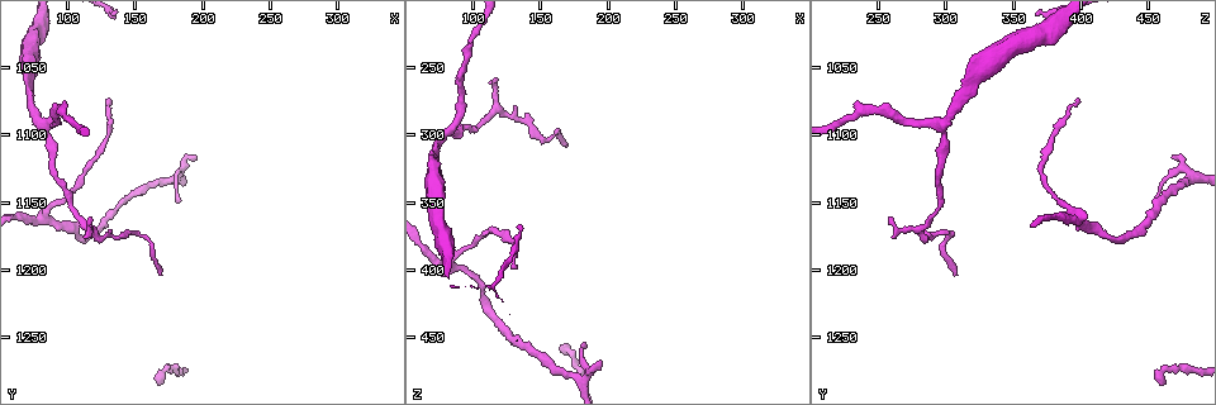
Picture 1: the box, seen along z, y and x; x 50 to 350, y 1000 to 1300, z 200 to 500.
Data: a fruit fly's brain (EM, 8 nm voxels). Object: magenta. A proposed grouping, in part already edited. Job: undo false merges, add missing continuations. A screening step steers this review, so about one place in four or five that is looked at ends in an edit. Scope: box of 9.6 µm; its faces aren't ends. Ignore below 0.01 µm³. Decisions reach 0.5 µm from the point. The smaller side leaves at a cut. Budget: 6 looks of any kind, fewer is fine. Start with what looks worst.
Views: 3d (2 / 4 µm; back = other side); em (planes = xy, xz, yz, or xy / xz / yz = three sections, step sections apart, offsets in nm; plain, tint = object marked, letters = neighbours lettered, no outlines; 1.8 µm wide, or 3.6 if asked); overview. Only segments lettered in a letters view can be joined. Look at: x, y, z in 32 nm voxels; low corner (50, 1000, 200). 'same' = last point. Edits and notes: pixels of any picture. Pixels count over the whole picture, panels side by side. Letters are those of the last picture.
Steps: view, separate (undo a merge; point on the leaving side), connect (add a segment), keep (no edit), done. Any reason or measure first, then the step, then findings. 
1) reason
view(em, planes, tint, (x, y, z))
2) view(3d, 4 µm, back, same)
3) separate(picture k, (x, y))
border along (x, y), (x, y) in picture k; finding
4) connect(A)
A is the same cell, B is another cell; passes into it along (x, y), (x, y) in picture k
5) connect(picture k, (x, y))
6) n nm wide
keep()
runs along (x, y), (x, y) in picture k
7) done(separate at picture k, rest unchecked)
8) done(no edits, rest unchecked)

view(3d, 2 µm, (82, 1164, 398))

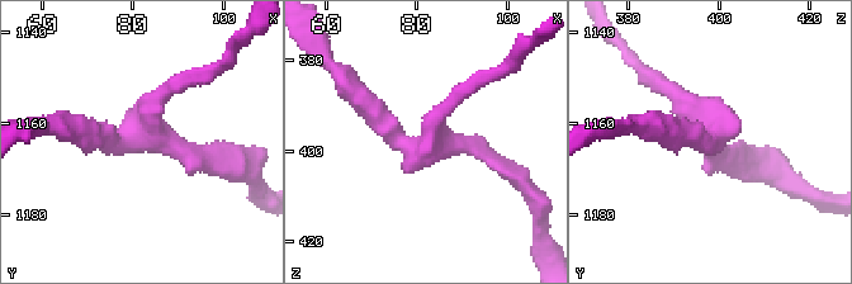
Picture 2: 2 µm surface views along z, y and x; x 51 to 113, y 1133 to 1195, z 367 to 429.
3 arms; now the EM
view(em, yz, step 16, tint, (82, 1162, 399))

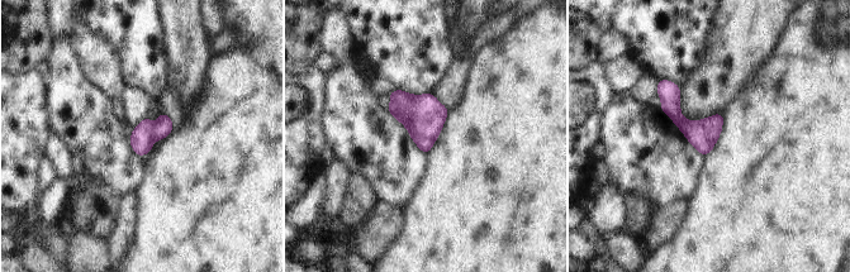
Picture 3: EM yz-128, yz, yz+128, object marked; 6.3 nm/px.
view(em, planes, letters, same)

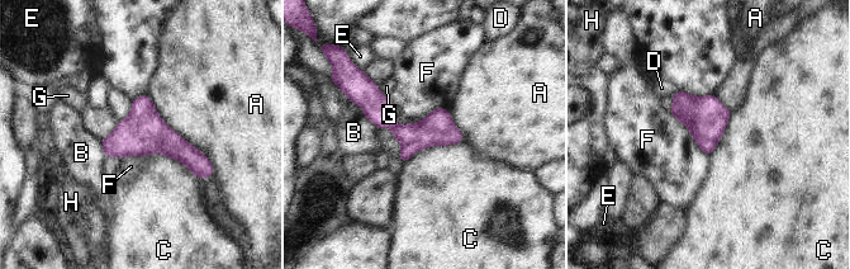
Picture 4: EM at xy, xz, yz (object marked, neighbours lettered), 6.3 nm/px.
A touches over 650 nm
keep()
A, B, C, D, E, F, G and H are other cells; continuous, no second neuron

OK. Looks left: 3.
a fork
view(3d, 4 µm, (116, 1170, 284))

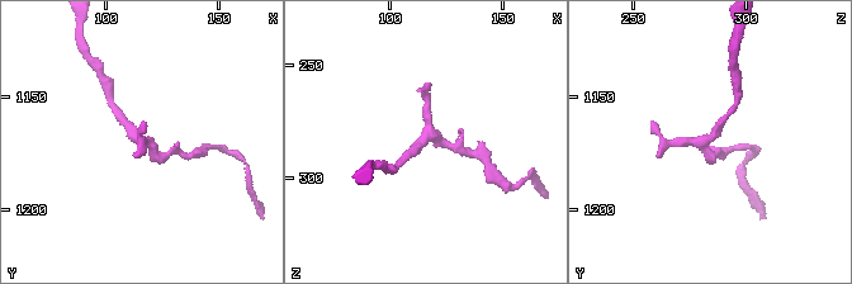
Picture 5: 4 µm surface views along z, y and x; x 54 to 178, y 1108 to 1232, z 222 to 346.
shape alone is not enough
view(em, planes, letters, (116, 1168, 283))

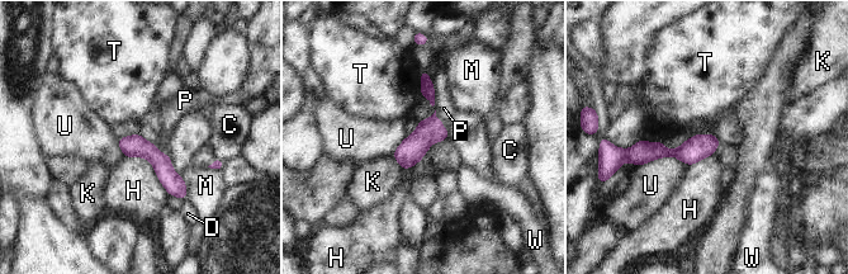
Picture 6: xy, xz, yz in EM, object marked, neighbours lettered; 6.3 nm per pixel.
140 nm wide
keep()
C, D, H, K, M, P, T, U and W are other cells; border along (124, 155), (146, 159), (170, 195) in picture 6; all the same neuron

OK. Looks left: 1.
tapers out
view(em, yz, step 16, letters, (130, 1072, 396))

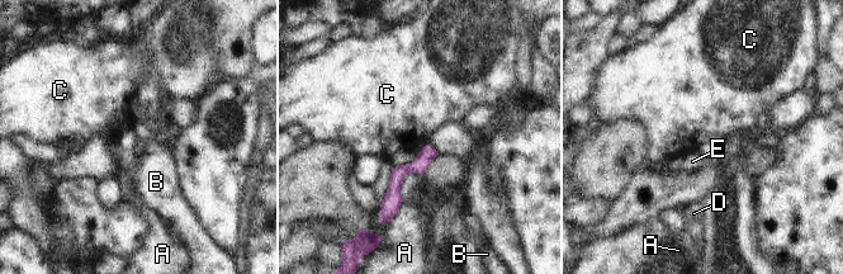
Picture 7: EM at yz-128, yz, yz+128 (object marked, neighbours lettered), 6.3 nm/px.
keep()
A, B, C, D and E are other cells; runs along (429, 147), (396, 179), (386, 206) in picture 7; no lettered segment goes on from it

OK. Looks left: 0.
done(no edits, rest unchecked)

